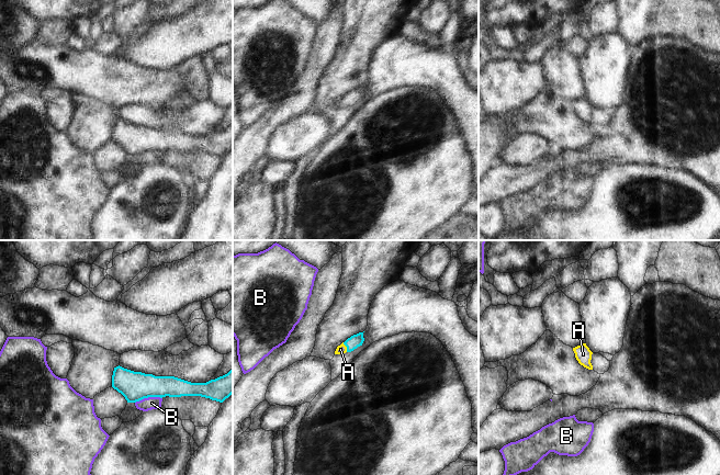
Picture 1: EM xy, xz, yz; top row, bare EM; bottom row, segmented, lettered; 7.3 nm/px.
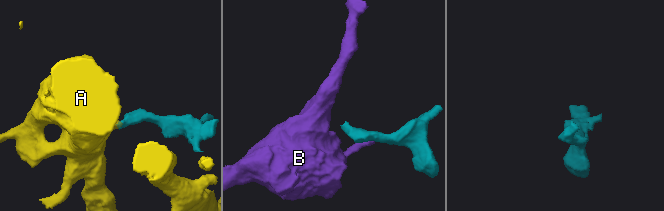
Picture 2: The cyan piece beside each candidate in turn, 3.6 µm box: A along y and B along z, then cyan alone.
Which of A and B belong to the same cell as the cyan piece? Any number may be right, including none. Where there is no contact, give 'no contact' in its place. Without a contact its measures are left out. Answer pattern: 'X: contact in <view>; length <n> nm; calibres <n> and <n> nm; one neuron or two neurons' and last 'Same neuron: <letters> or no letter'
A: contact in xz; length 80 nm; calibres 90 and 70 nm; one neuron
B: contact in xy; length 200 nm; calibres 220 and 100 nm; two neurons
Same neuron: A

